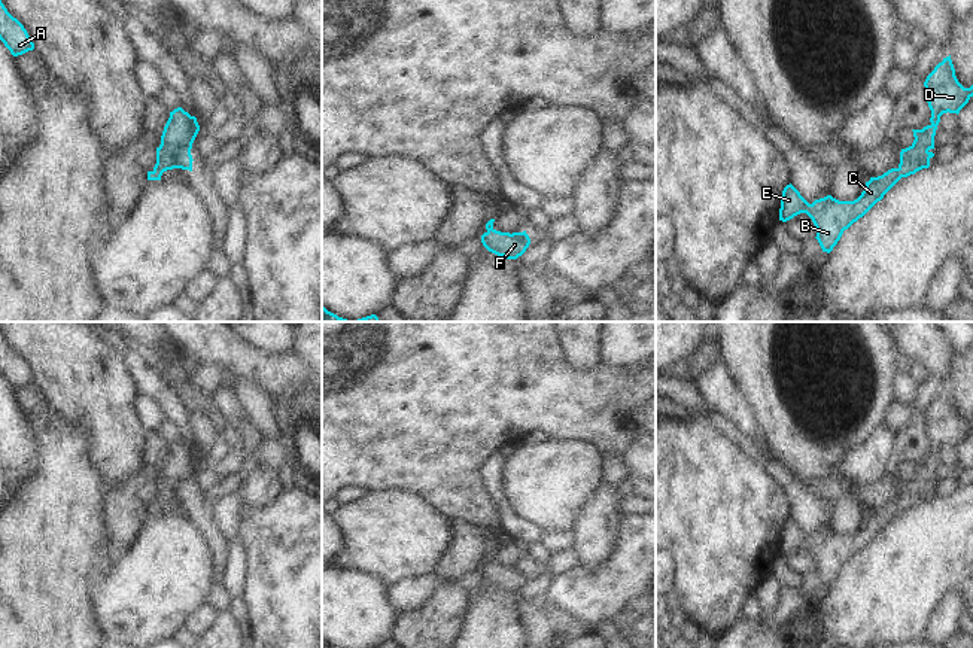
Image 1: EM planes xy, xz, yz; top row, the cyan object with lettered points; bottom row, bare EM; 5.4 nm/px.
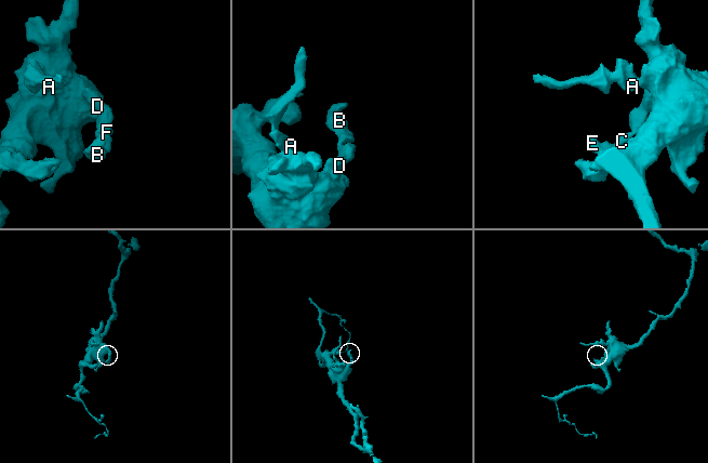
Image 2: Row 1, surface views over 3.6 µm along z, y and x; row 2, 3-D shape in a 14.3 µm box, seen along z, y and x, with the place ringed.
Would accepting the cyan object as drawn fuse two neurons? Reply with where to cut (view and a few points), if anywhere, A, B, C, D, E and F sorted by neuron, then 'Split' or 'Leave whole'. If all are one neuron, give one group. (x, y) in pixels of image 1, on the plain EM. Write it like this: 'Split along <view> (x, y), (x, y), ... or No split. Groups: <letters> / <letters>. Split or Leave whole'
No split. Groups: A B C D E F. Leave whole

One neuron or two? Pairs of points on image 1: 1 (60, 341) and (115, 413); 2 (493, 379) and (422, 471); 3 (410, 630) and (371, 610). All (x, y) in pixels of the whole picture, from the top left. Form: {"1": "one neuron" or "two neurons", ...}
{"1": "one neuron", "2": "one neuron", "3": "two neurons"}

